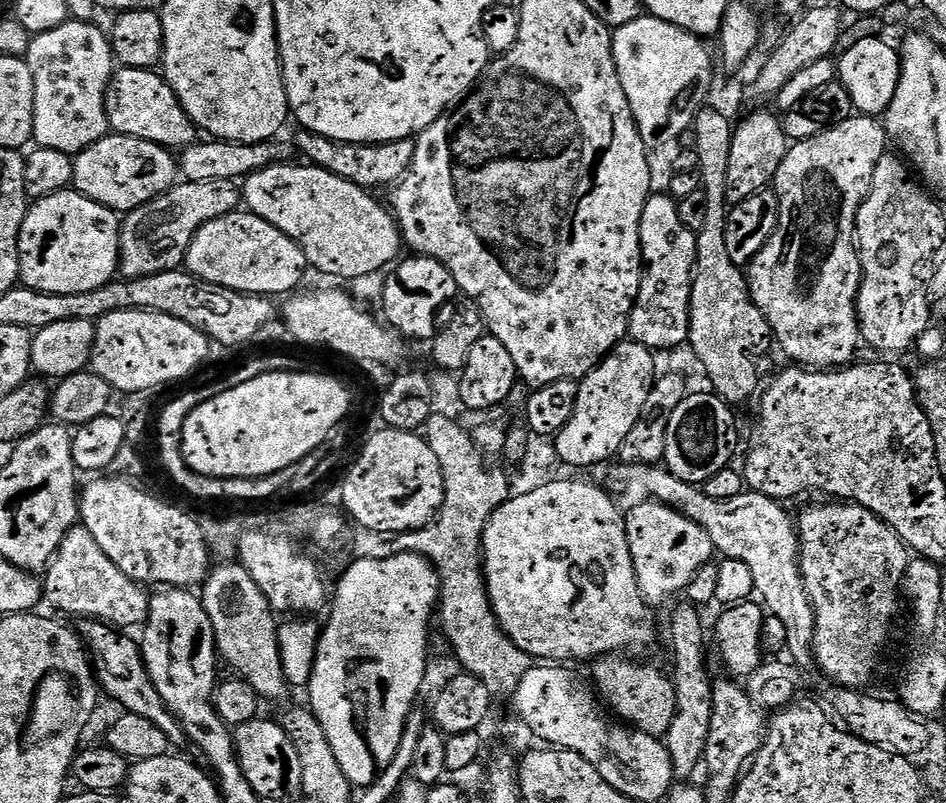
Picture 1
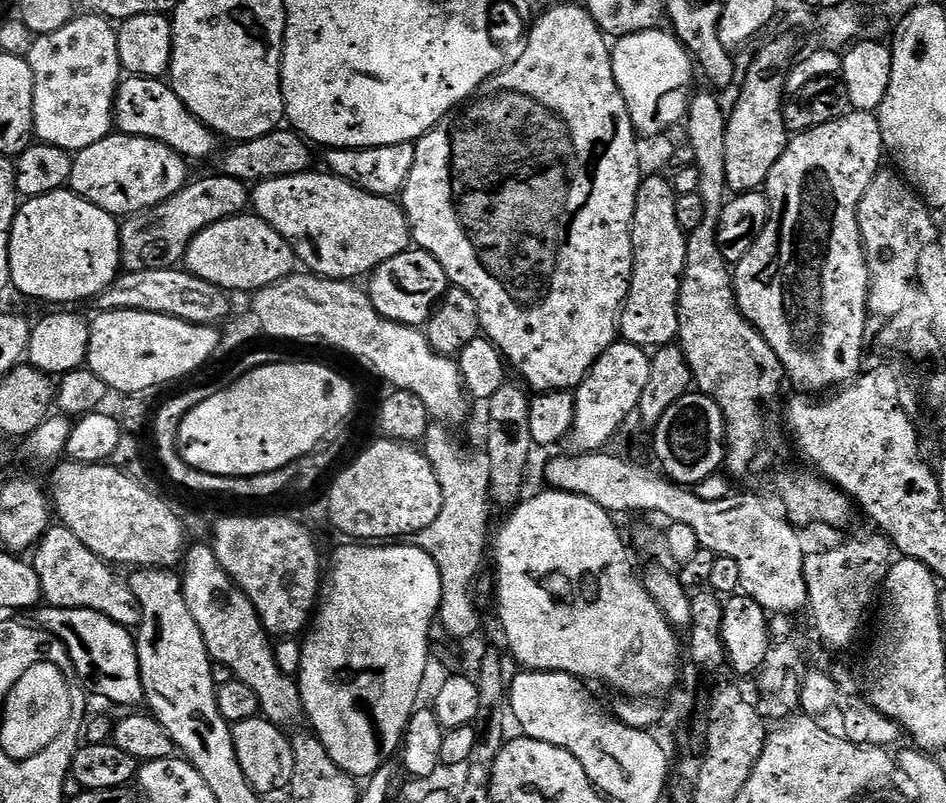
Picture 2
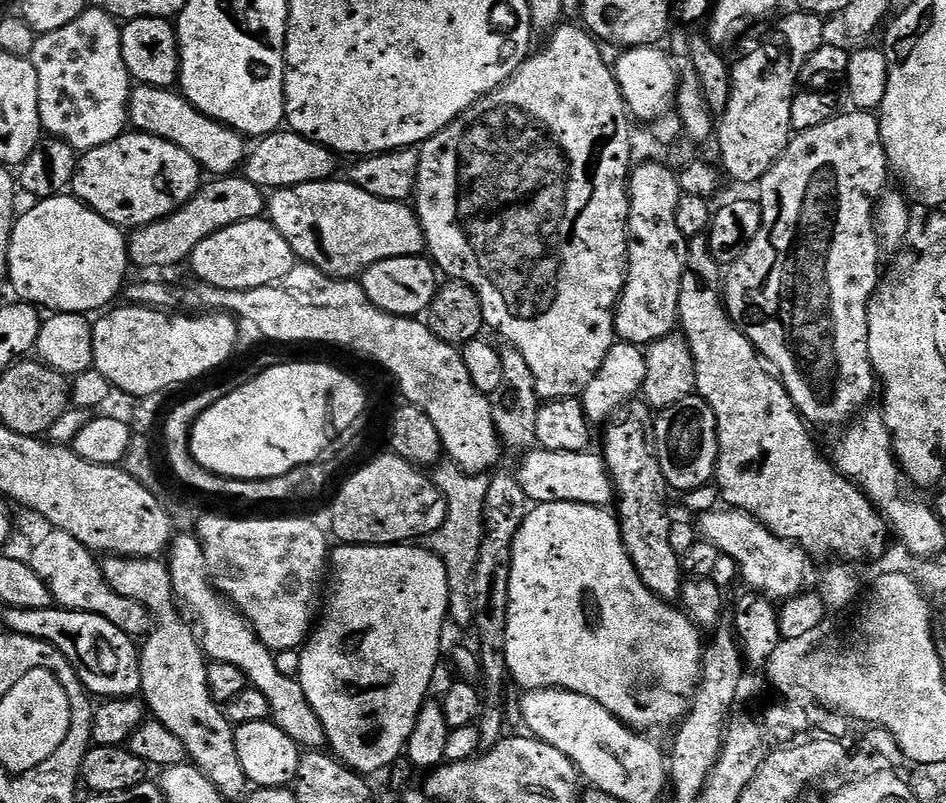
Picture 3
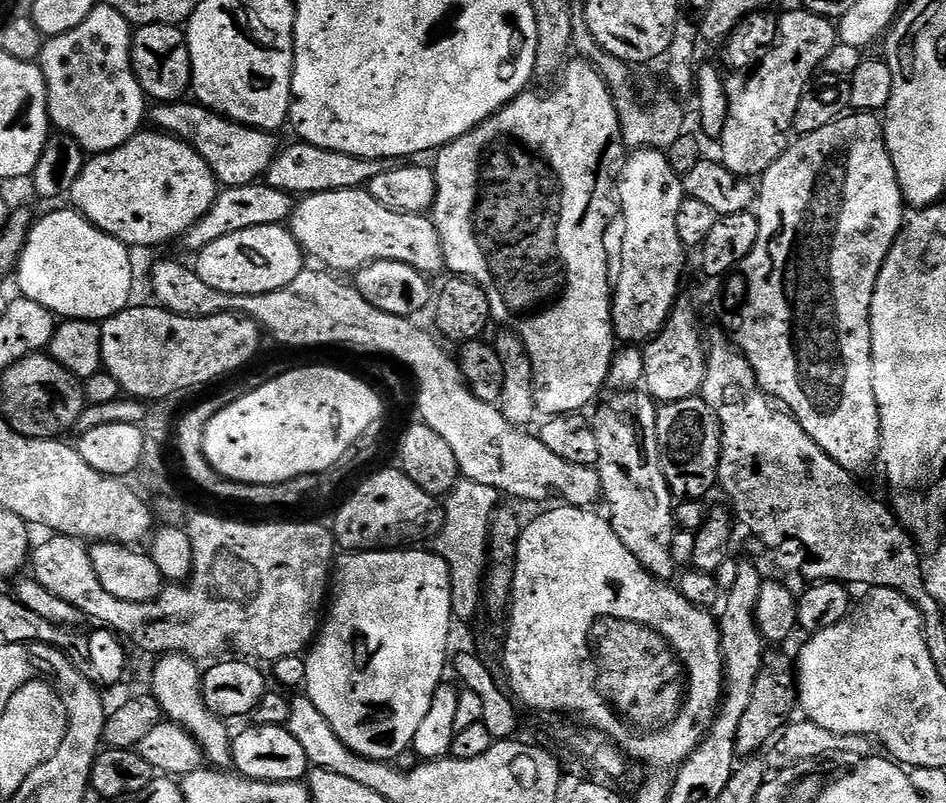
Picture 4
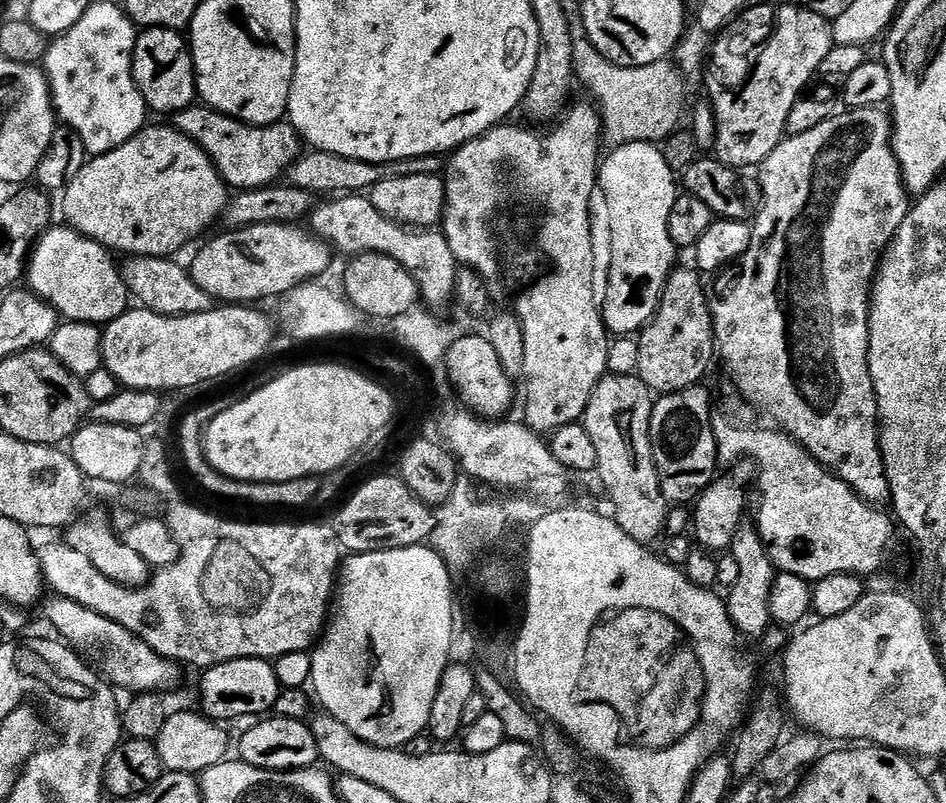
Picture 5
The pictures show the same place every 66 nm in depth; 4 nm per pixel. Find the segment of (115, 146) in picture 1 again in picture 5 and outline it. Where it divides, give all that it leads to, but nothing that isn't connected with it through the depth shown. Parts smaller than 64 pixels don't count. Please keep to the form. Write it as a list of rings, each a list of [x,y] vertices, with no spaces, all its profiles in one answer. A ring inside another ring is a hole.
[[[153,126],[144,127],[141,132],[134,138],[130,138],[130,142],[126,142],[122,146],[118,146],[118,150],[110,150],[101,156],[94,156],[84,165],[82,174],[78,174],[78,178],[74,178],[74,182],[70,182],[70,186],[64,189],[62,199],[64,199],[64,216],[69,225],[75,228],[77,232],[84,236],[89,236],[92,240],[103,244],[105,248],[113,253],[128,252],[129,257],[133,256],[166,256],[171,257],[176,254],[179,248],[187,246],[191,240],[196,240],[212,223],[219,221],[223,217],[225,208],[228,207],[230,199],[230,189],[224,183],[220,171],[214,166],[212,159],[205,154],[198,145],[190,138],[186,138],[186,134],[182,134],[174,126],[168,128],[152,128]]]

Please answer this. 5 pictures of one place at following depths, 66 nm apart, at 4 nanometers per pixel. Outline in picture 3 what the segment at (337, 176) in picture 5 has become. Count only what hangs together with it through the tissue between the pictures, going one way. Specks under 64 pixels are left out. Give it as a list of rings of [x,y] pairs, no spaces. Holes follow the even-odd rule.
[[[277,130],[268,136],[261,136],[251,145],[250,153],[242,165],[242,174],[254,186],[265,190],[289,188],[306,182],[331,180],[337,175],[337,153],[326,146],[307,140],[305,136],[291,130]]]

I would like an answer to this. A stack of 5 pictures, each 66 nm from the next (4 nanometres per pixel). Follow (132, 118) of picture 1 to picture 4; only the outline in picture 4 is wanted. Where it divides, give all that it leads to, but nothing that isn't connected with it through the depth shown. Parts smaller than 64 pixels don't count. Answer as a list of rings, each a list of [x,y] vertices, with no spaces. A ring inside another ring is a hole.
[[[157,103],[153,108],[156,109],[153,112],[151,109],[151,123],[153,120],[156,123],[153,125],[159,131],[189,144],[206,162],[206,166],[210,166],[223,187],[233,188],[257,183],[267,173],[270,162],[278,151],[277,137],[273,133],[239,124],[229,120],[227,116],[211,112],[209,108],[203,108],[198,103]]]

